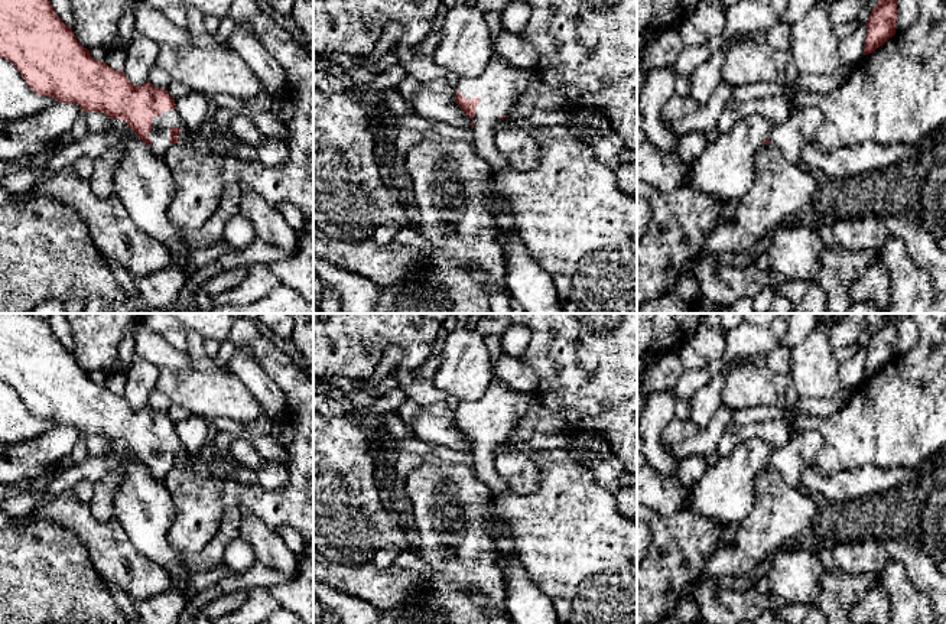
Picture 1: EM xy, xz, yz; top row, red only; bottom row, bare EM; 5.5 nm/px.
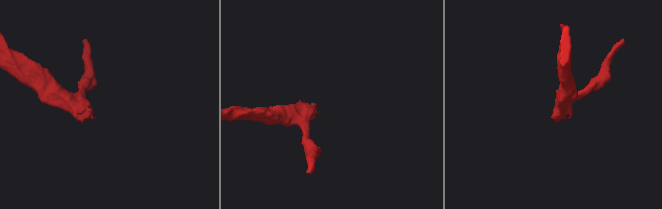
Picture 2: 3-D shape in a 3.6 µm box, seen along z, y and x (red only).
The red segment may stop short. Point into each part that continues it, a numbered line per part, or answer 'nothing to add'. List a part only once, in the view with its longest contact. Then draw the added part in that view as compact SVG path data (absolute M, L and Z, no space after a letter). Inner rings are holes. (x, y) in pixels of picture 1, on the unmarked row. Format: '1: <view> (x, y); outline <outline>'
1: xz (500, 410); outline M498 377L475 402L459 402L456 415L465 422L479 422L474 438L472 469L478 481L488 485L491 495L508 493L508 484L494 468L494 448L508 439L529 410L527 393L516 390Z

